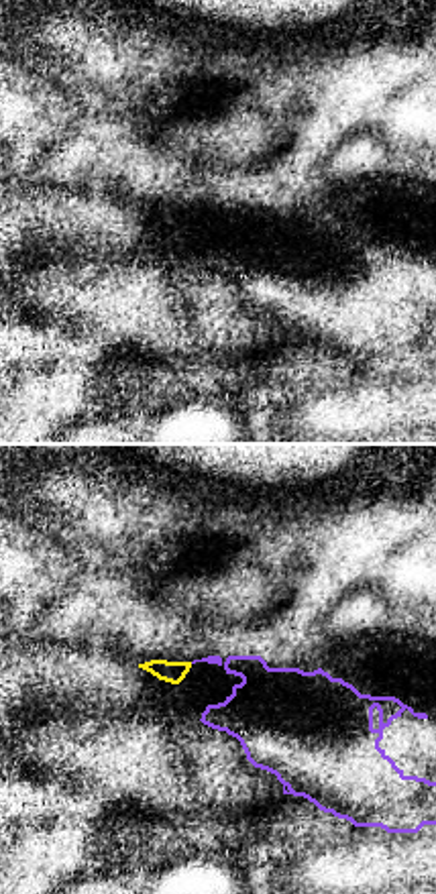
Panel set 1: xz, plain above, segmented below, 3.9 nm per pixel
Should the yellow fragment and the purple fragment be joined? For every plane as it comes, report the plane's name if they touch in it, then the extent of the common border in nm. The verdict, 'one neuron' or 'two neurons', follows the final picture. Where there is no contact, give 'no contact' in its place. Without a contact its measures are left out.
no contact

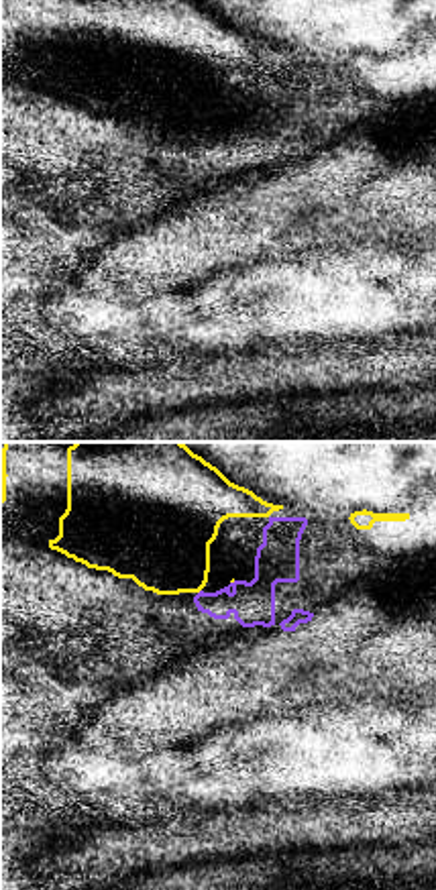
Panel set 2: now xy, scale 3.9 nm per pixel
no contact

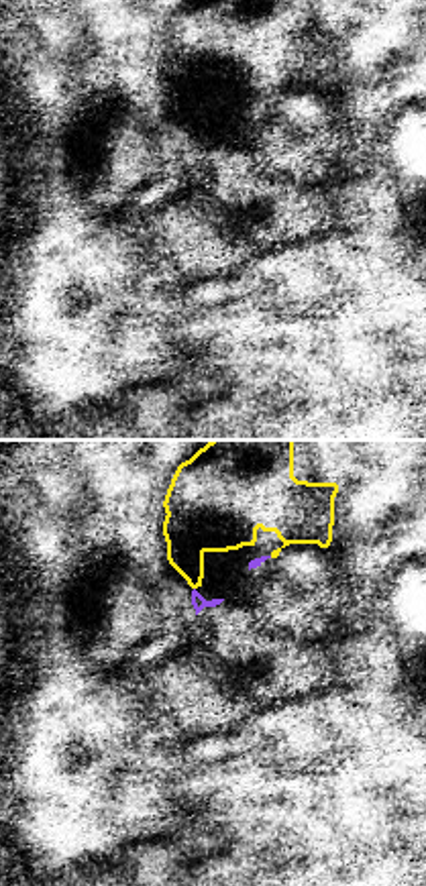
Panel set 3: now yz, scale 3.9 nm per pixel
no contact

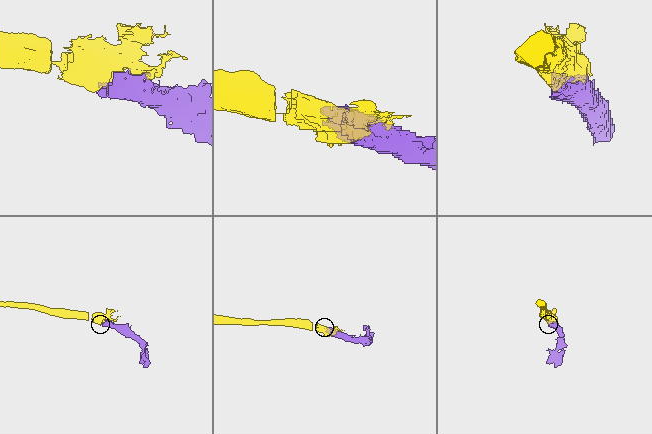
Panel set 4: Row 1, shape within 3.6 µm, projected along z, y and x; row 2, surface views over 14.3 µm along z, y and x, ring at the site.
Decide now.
one neuron

